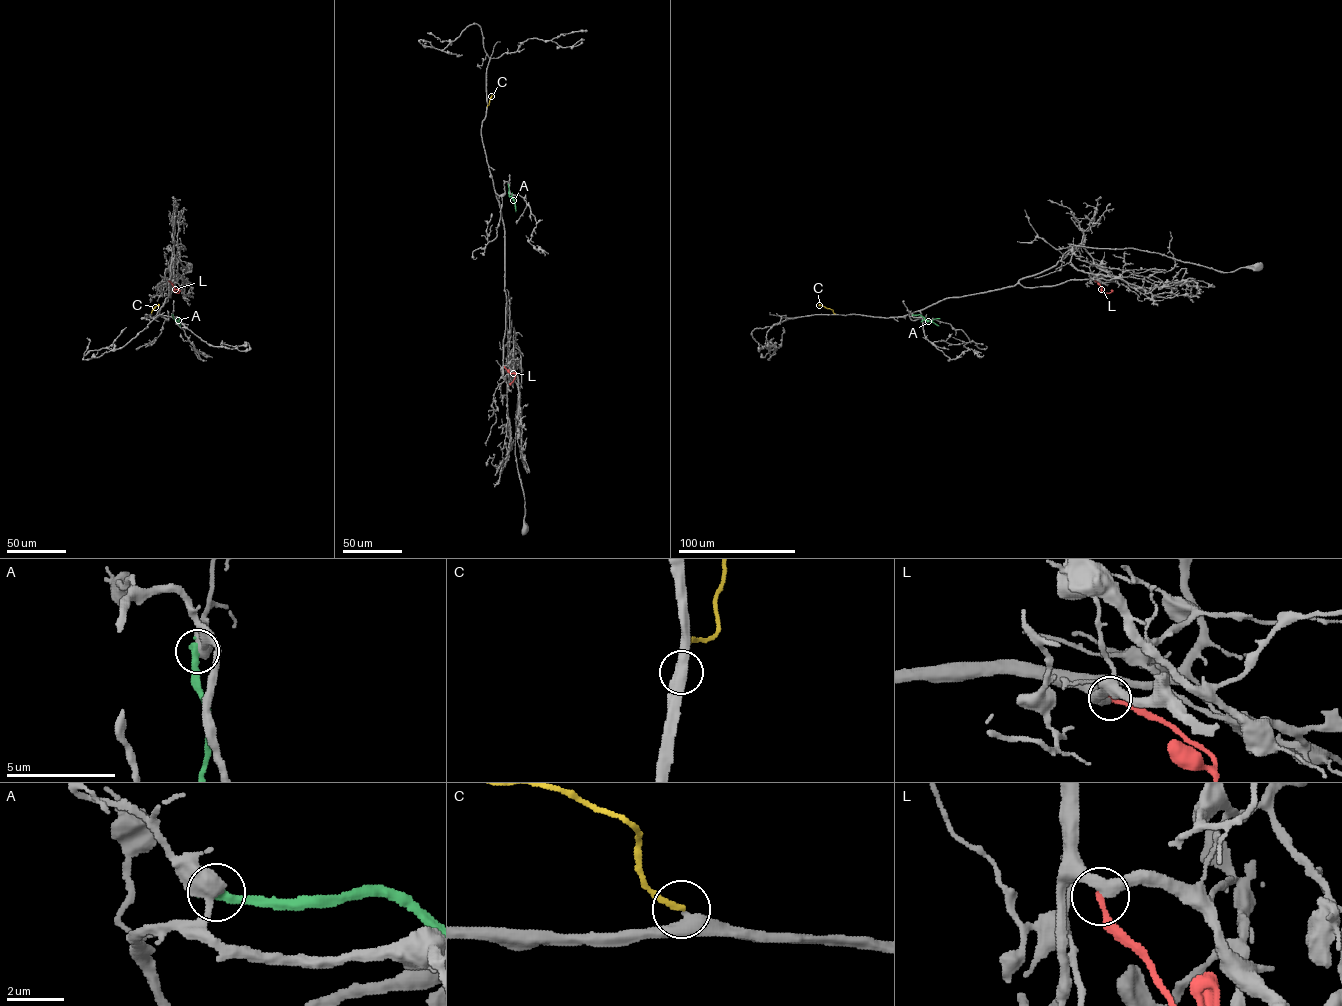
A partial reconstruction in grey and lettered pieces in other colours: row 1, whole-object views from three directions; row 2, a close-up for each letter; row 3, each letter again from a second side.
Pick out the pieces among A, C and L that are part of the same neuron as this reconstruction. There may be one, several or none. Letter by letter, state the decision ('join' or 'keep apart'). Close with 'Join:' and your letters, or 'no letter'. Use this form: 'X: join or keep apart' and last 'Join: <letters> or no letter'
A: keep apart
C: join
L: keep apart
Join: C

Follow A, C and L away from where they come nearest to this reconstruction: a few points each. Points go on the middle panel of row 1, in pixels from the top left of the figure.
A: (508, 185), (516, 212)
C: (487, 107), (495, 90)
L: (504, 366), (510, 374), (515, 374), (510, 383)

